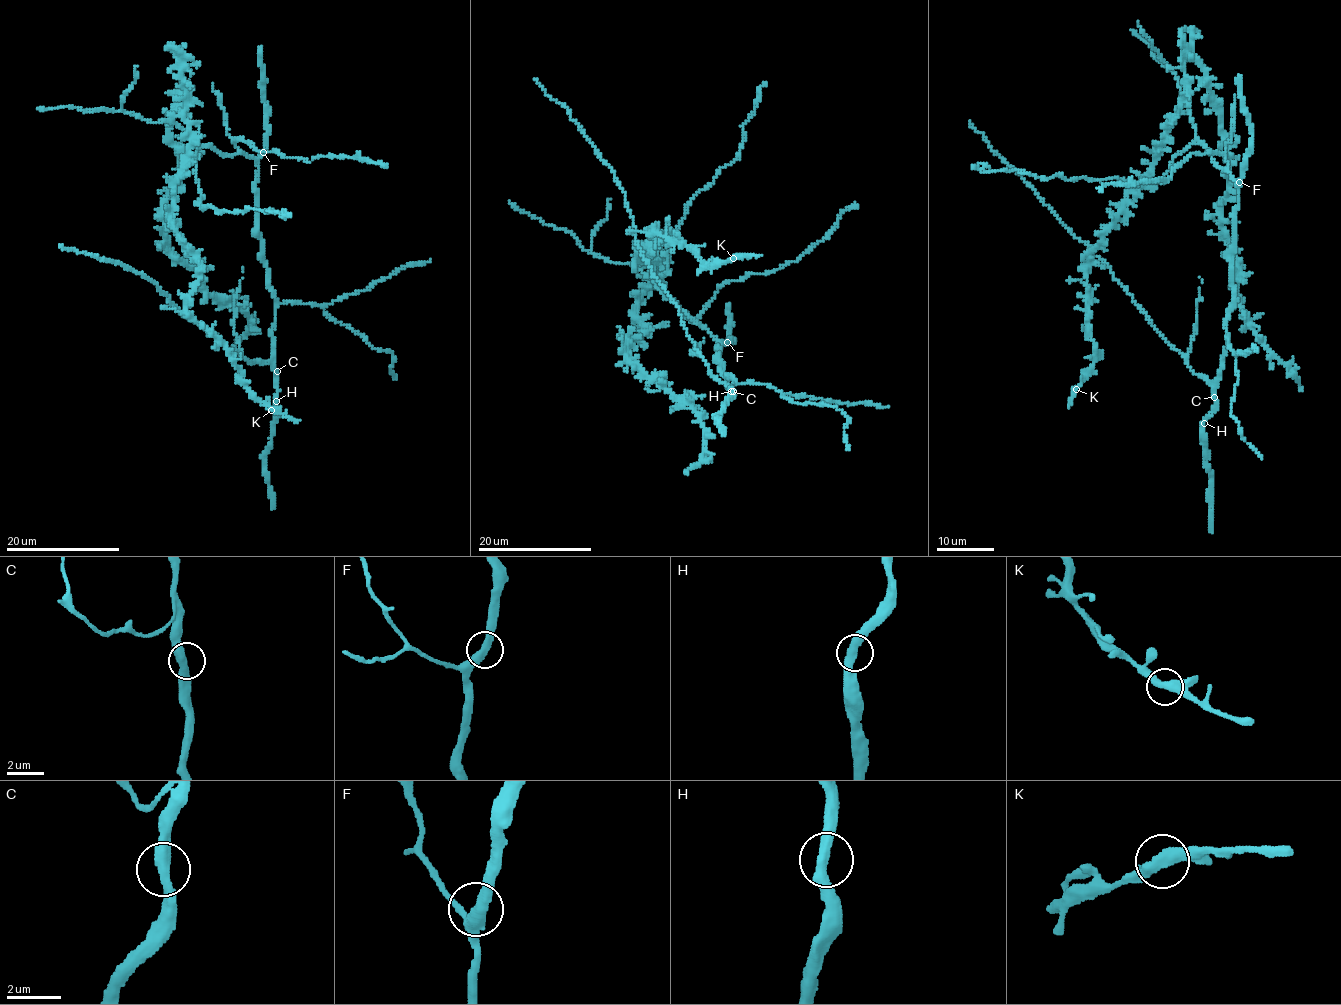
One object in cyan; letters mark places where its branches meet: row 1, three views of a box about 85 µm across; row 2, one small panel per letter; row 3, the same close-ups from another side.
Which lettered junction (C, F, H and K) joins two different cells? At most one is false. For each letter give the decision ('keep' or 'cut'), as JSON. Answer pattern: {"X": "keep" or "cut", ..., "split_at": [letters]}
{"C": "keep", "F": "keep", "H": "keep", "K": "keep", "split_at": []}

